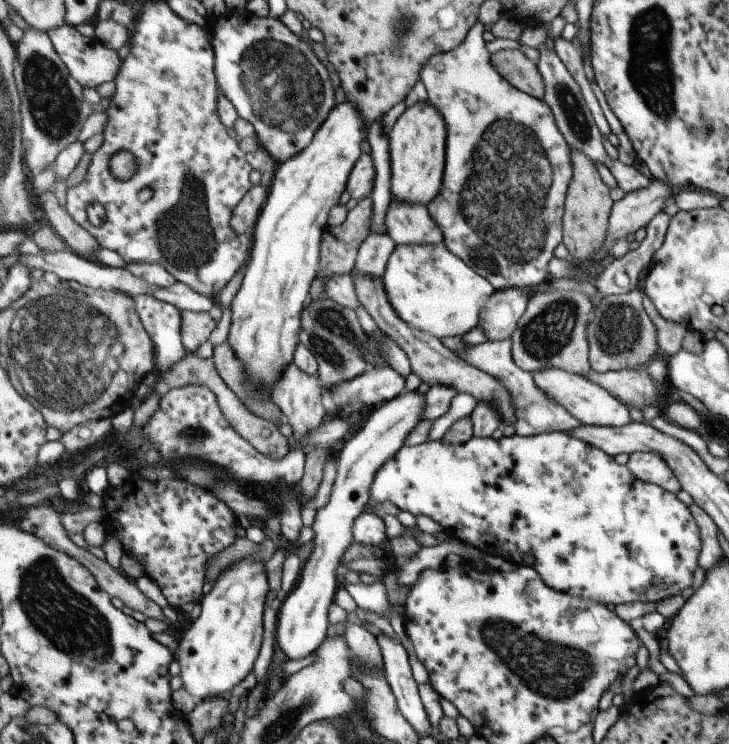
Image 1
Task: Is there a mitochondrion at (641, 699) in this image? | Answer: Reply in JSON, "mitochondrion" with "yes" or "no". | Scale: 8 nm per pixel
{"mitochondrion":"no"}

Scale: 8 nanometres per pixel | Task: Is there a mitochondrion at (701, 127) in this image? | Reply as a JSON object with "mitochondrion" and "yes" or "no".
{"mitochondrion":"yes"}

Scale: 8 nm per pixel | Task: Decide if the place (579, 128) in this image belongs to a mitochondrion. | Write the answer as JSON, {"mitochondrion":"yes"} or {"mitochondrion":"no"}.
{"mitochondrion":"yes"}

